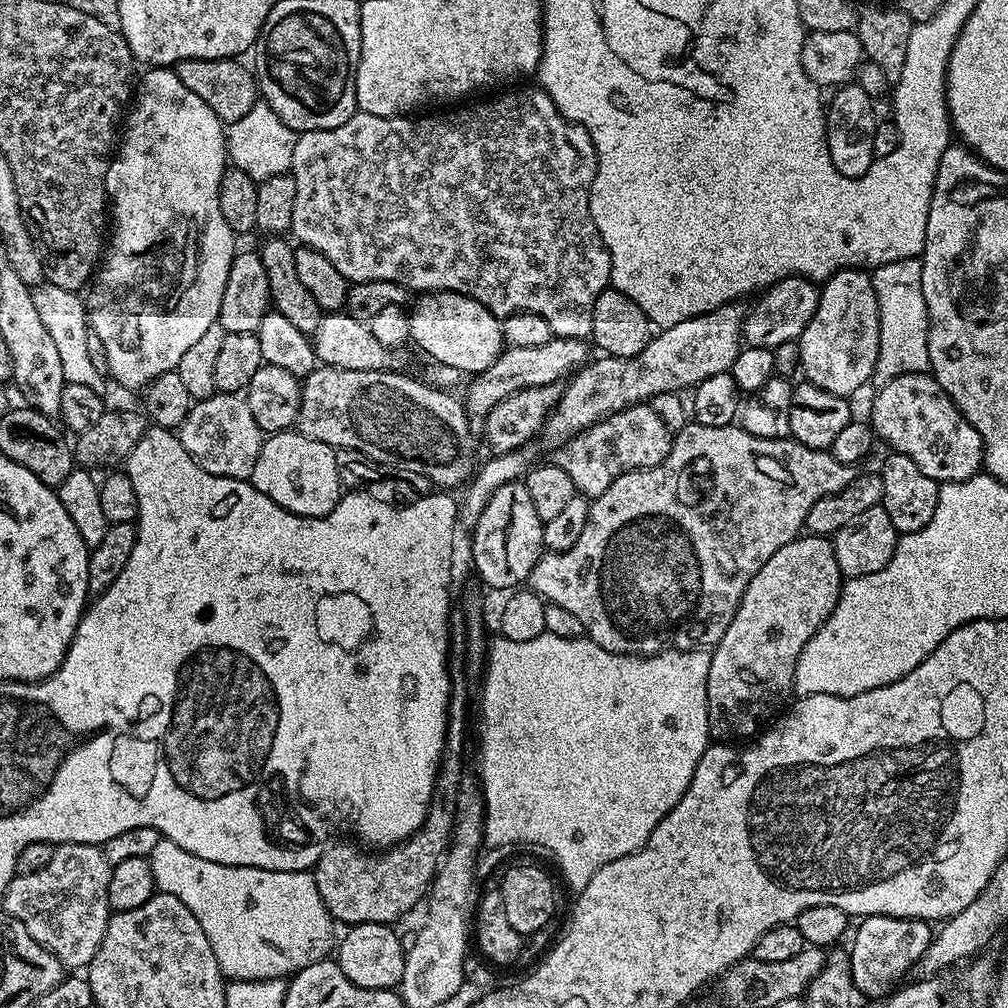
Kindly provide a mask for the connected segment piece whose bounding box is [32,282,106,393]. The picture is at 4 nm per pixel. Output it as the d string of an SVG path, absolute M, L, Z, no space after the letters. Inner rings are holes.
M44 282L39 287L32 288L34 307L42 317L42 323L50 334L54 346L58 346L58 355L62 357L62 374L65 381L78 386L90 386L90 390L103 393L105 377L94 370L90 362L89 352L86 351L86 334L90 329L88 309L80 292L62 290L62 286Z

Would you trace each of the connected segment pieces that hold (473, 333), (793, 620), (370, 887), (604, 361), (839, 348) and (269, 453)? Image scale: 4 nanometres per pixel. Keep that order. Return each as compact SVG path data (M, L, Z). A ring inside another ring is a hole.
M434 292L419 297L408 312L411 343L417 344L429 361L454 366L454 370L475 374L486 370L506 345L500 329L501 317L495 316L482 302L457 292Z
M801 534L782 546L782 550L770 554L766 566L762 566L762 570L750 578L750 586L746 586L746 594L742 594L742 602L738 602L738 610L730 626L726 626L726 634L722 634L710 652L706 694L708 734L713 741L740 742L755 737L785 707L784 699L788 695L791 697L794 692L798 658L806 642L810 642L826 618L830 618L840 597L841 587L842 573L834 558L831 539L811 534Z
M463 671L451 673L452 697L448 700L448 729L444 739L444 754L440 758L440 768L436 771L436 781L430 798L430 806L422 826L412 836L408 836L399 844L383 850L365 850L359 843L332 844L323 849L316 863L311 869L312 877L316 883L318 894L324 903L333 921L344 923L344 926L354 924L386 924L395 925L395 920L400 920L416 903L425 899L426 893L431 889L432 879L440 868L440 862L448 851L448 841L452 839L452 827L456 817L456 803L461 780L465 779L464 756L460 751L464 748L464 731L468 728L468 684L464 681Z
M740 302L723 304L706 314L686 318L686 322L660 328L636 358L604 354L599 357L601 360L593 359L585 364L563 385L560 401L544 419L539 441L557 448L577 432L632 404L651 402L656 395L667 392L680 394L683 388L695 389L706 378L714 378L714 374L730 372L744 338L746 308L742 305Z
M842 268L839 272L833 272L827 280L823 281L820 288L820 301L818 302L818 310L814 314L814 318L810 318L810 322L806 326L806 330L799 338L800 346L800 372L803 379L809 384L818 386L822 390L830 390L830 394L838 394L839 396L851 397L851 392L856 392L865 383L871 381L872 371L874 370L874 362L878 358L878 318L880 317L880 307L878 306L878 298L874 294L874 286L872 285L872 277L867 271L858 268Z
M295 430L274 432L265 439L262 450L258 450L258 462L254 462L250 482L255 488L262 490L262 494L266 494L266 498L270 498L270 502L278 502L278 506L299 516L309 516L310 518L330 514L330 510L334 510L334 506L338 506L342 495L342 481L336 461L336 449L331 448L326 442L306 438Z

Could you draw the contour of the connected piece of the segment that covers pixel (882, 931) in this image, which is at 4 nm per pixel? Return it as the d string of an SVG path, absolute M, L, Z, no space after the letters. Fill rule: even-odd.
M866 916L859 921L856 937L852 940L852 956L847 957L852 971L853 984L861 997L883 998L893 991L895 980L900 980L912 967L923 961L926 950L932 945L934 928L929 921L917 920L910 916Z

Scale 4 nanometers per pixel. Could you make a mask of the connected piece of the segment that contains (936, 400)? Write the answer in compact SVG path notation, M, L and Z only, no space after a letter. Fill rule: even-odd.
M922 372L902 374L886 382L886 386L876 388L874 394L876 397L872 400L872 416L870 415L872 431L881 441L885 440L889 444L892 452L906 454L906 458L910 458L910 462L914 462L914 466L918 466L918 470L926 474L926 478L934 478L940 484L949 484L962 482L981 471L984 463L984 443L978 430L974 430L974 426L966 422L958 406L954 406L946 390L938 386L932 375Z

